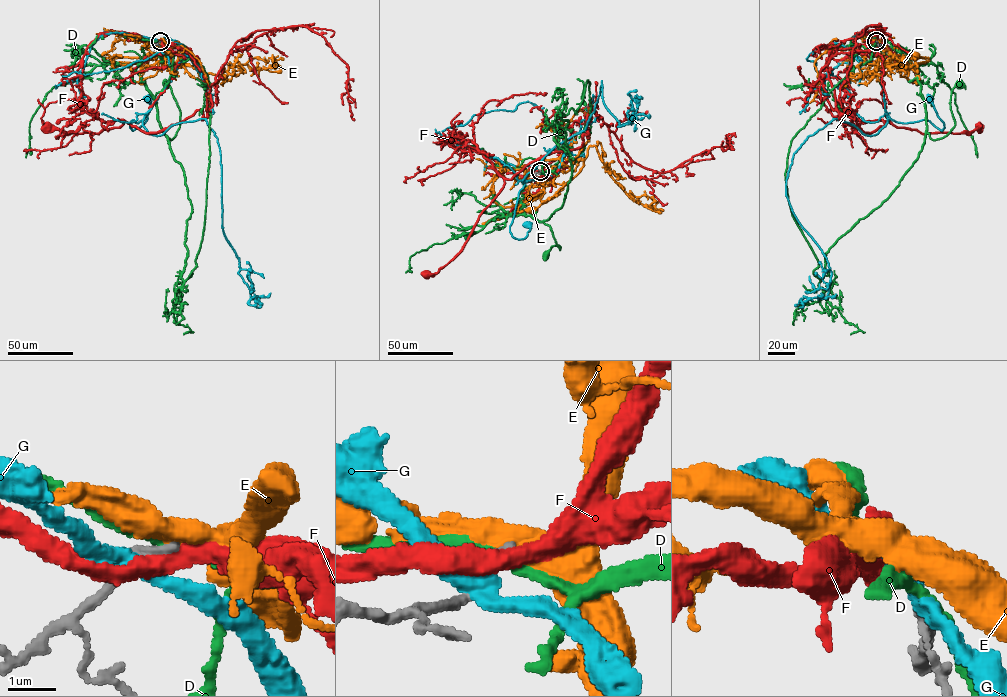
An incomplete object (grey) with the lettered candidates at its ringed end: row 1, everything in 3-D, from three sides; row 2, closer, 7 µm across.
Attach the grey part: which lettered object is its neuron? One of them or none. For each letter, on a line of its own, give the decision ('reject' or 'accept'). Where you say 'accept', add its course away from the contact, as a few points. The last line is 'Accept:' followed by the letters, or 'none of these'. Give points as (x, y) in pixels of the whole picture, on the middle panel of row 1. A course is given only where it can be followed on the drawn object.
D: reject
E: reject
F: reject
G: reject
Accept: none of these

